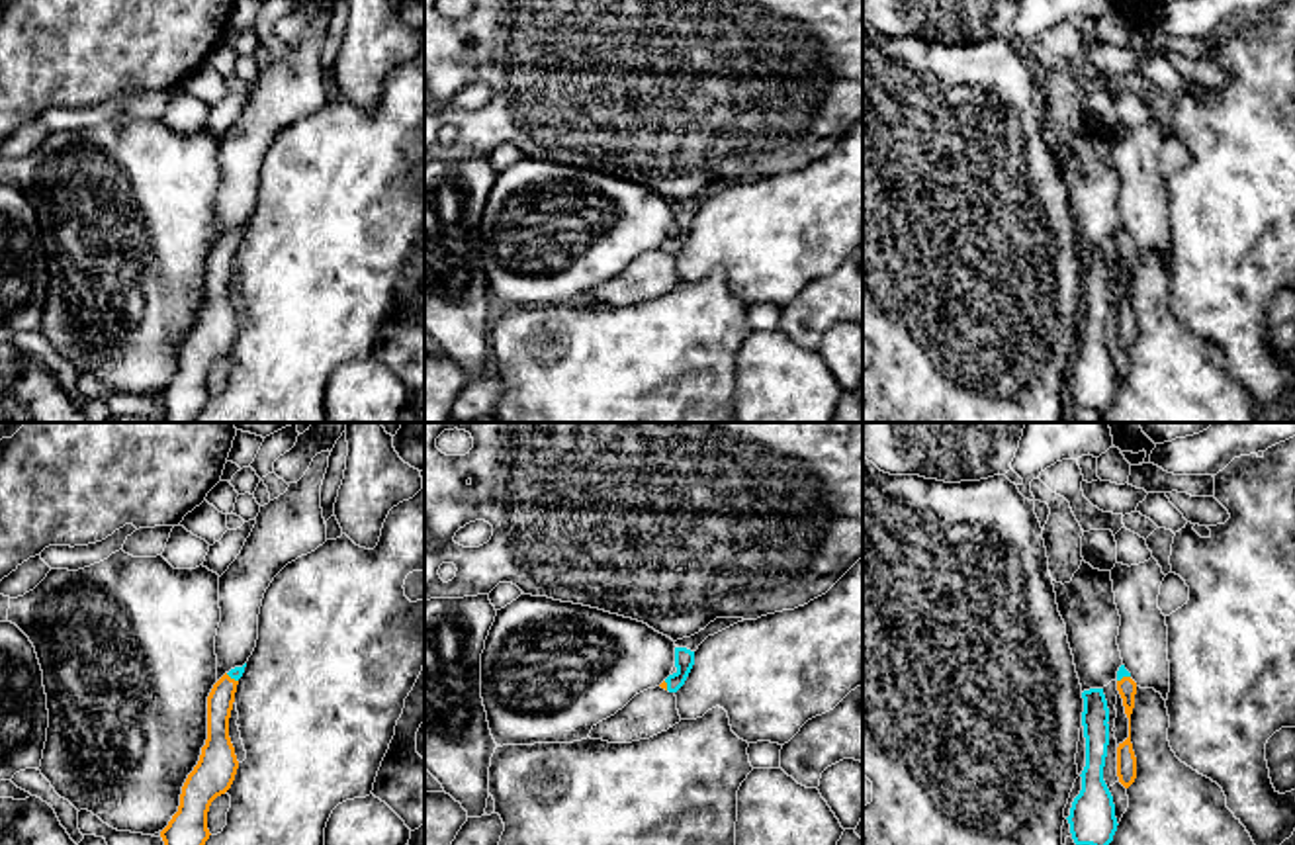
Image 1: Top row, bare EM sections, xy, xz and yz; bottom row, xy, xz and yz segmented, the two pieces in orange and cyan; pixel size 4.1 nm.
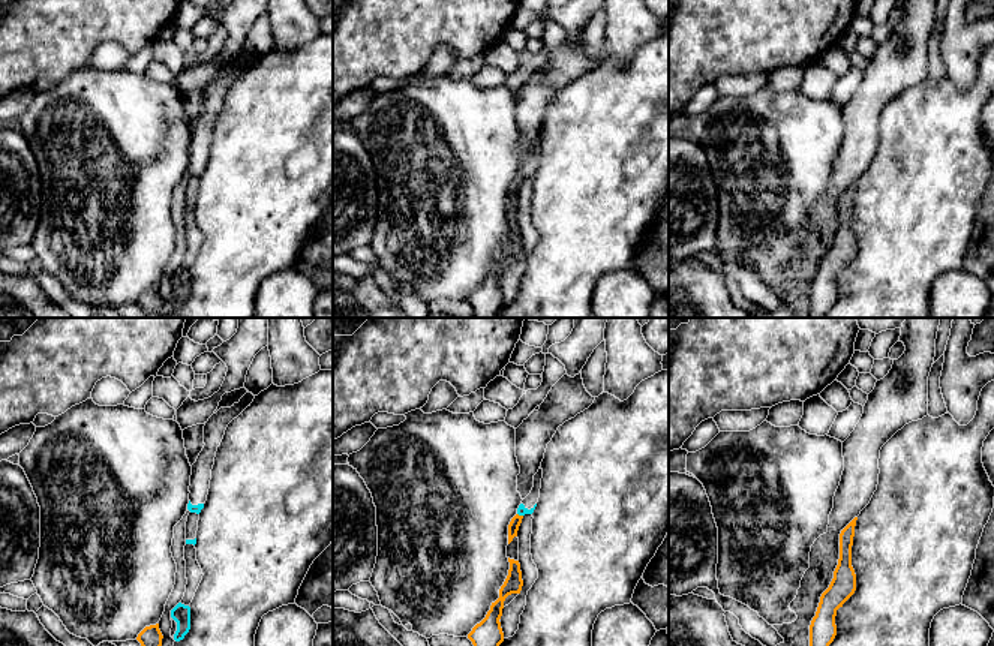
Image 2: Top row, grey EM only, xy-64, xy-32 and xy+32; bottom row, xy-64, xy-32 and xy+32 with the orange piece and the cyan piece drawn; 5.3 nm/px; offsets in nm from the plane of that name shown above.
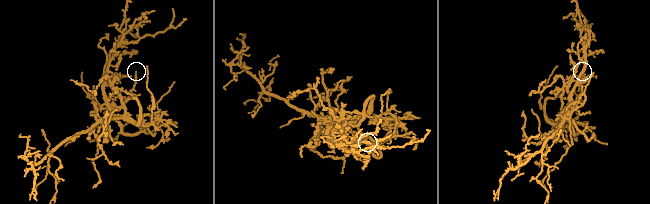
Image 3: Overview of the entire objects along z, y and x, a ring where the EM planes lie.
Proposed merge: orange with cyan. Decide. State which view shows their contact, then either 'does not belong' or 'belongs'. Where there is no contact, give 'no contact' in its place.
yz | belongs

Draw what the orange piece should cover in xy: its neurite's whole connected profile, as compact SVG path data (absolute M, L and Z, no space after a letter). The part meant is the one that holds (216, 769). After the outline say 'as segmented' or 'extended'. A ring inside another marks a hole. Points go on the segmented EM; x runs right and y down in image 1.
M245 667L225 673L207 696L207 739L194 771L188 775L178 812L160 831L164 845L205 845L209 839L207 812L225 794L237 775L239 761L229 737L229 718Z | extended

